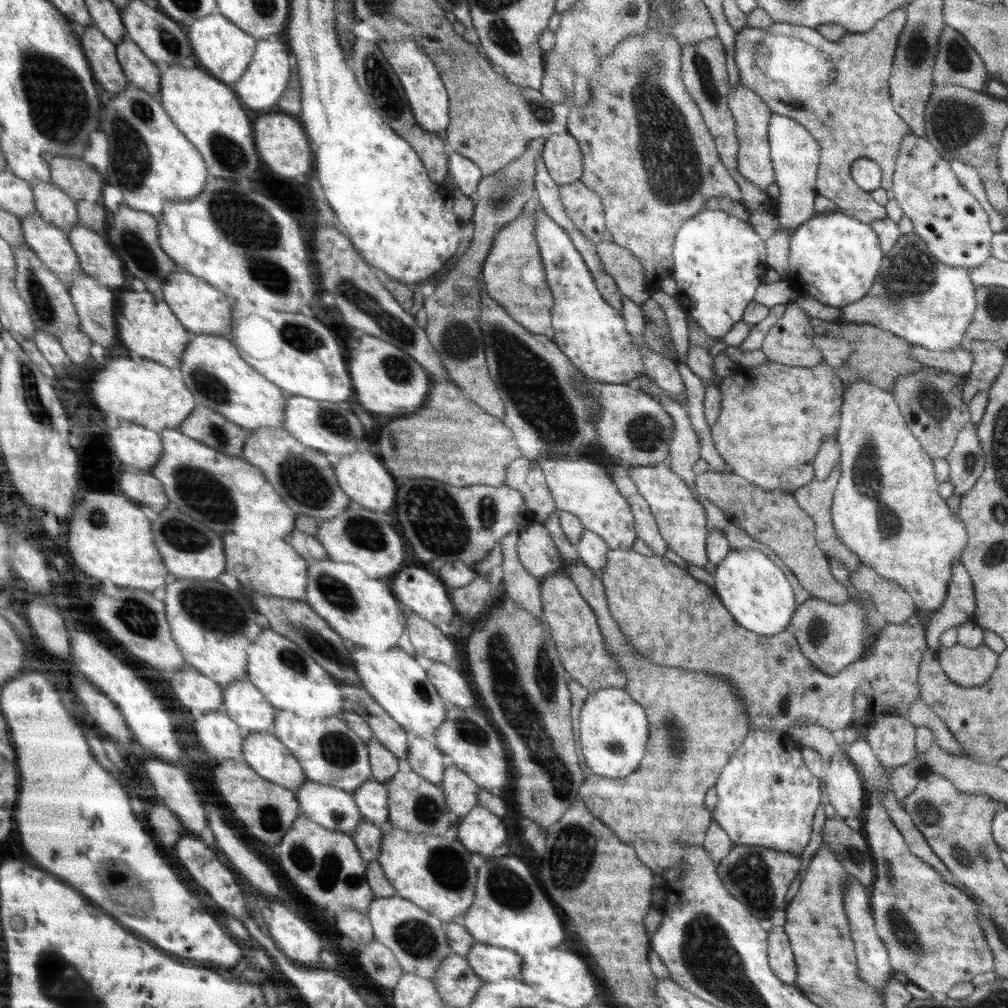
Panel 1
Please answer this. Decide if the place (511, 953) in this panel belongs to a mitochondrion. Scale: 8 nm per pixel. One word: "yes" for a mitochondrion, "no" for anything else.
no

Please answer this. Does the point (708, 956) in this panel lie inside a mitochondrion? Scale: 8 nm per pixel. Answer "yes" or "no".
yes

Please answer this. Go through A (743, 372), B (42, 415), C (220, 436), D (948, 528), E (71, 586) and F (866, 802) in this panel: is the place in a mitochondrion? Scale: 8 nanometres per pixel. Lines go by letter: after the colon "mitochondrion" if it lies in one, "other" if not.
A: other
B: other
C: mitochondrion
D: other
E: other
F: other

